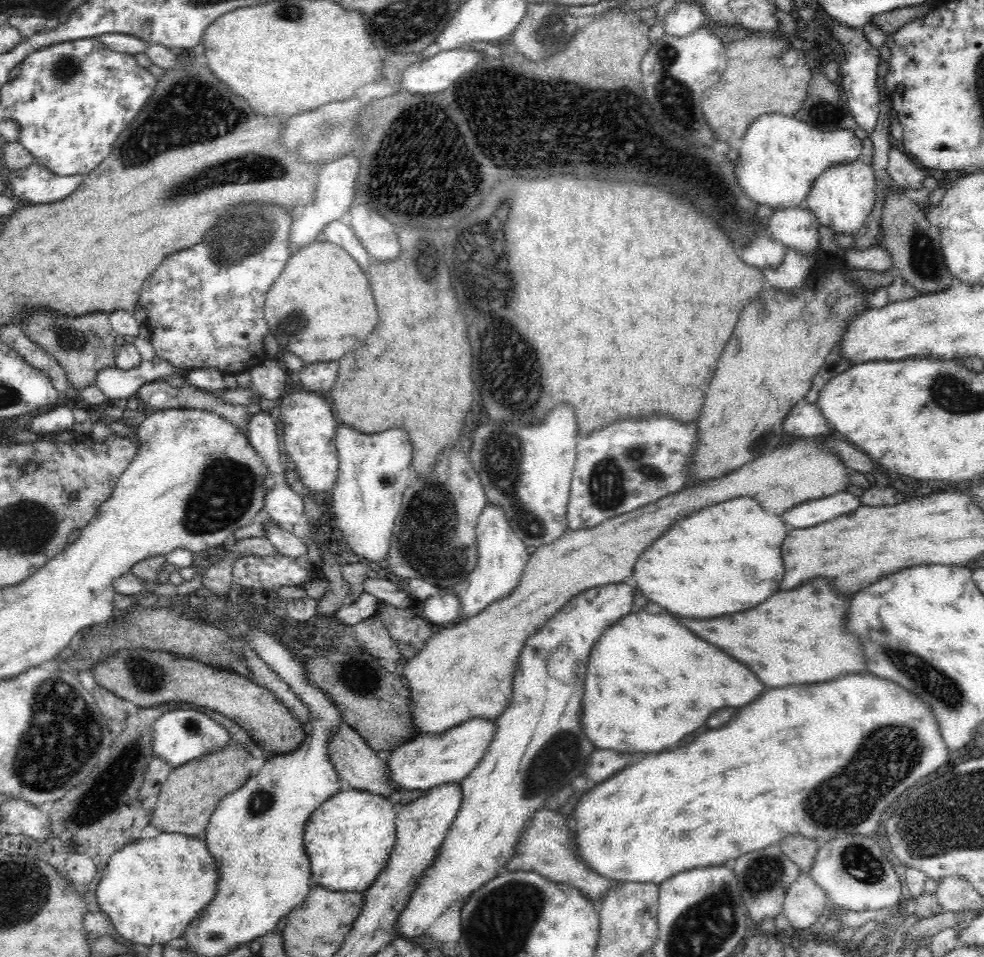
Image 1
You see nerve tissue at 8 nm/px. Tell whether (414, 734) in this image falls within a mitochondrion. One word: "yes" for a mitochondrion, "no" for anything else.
no

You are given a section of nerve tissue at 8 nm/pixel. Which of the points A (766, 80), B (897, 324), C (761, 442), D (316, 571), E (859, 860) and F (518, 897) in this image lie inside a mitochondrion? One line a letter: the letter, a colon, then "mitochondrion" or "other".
A: other
B: other
C: other
D: other
E: mitochondrion
F: mitochondrion

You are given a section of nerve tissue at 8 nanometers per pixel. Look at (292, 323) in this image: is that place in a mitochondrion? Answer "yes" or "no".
yes

